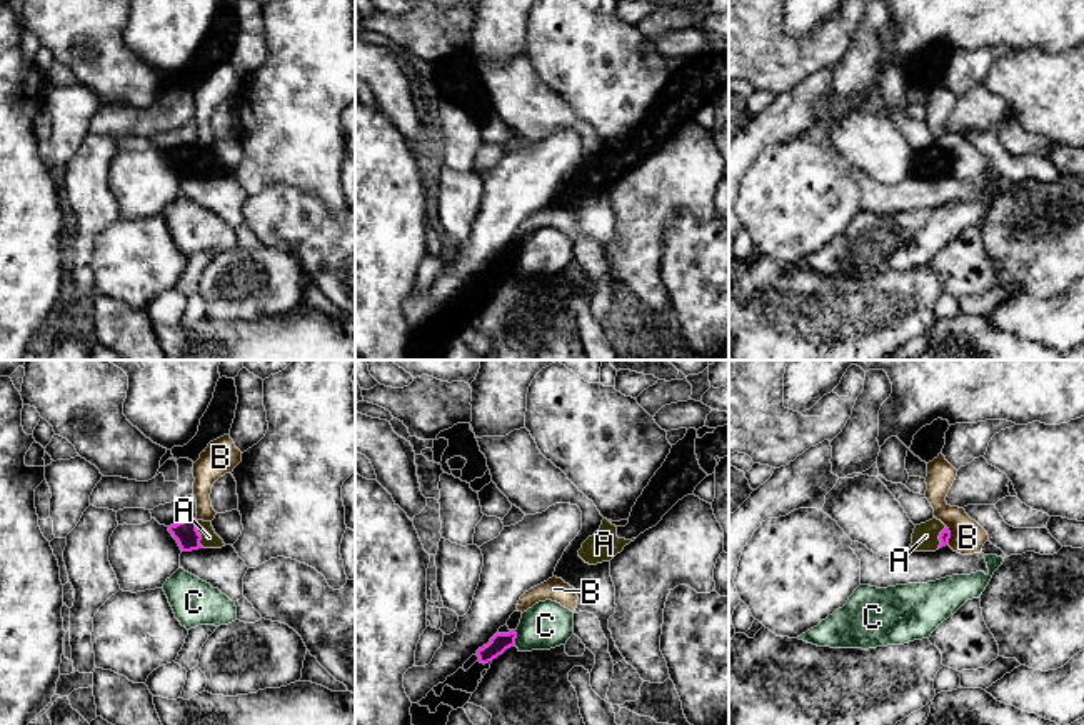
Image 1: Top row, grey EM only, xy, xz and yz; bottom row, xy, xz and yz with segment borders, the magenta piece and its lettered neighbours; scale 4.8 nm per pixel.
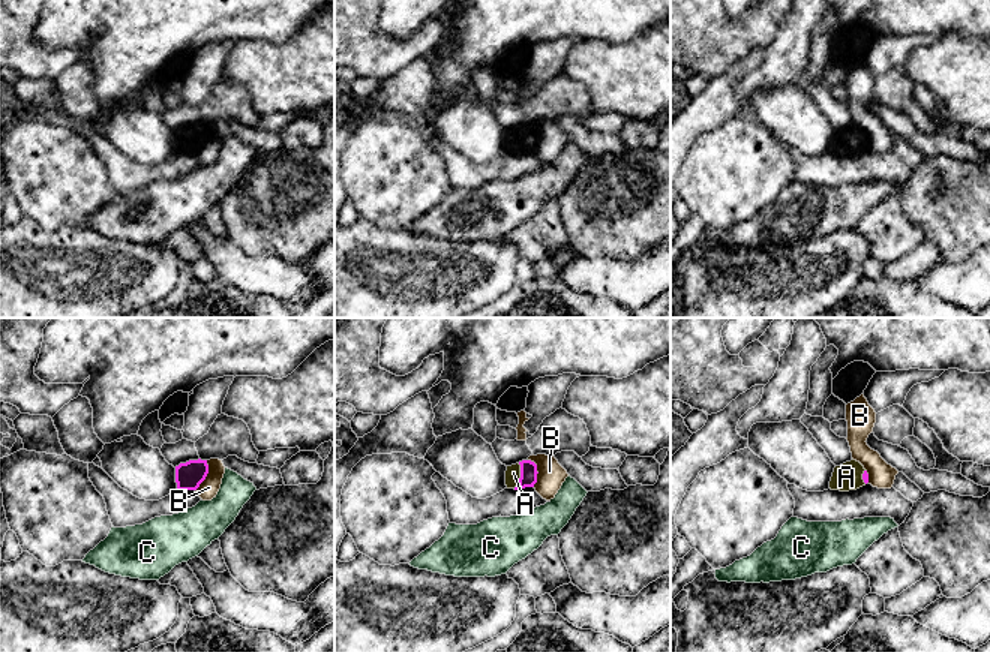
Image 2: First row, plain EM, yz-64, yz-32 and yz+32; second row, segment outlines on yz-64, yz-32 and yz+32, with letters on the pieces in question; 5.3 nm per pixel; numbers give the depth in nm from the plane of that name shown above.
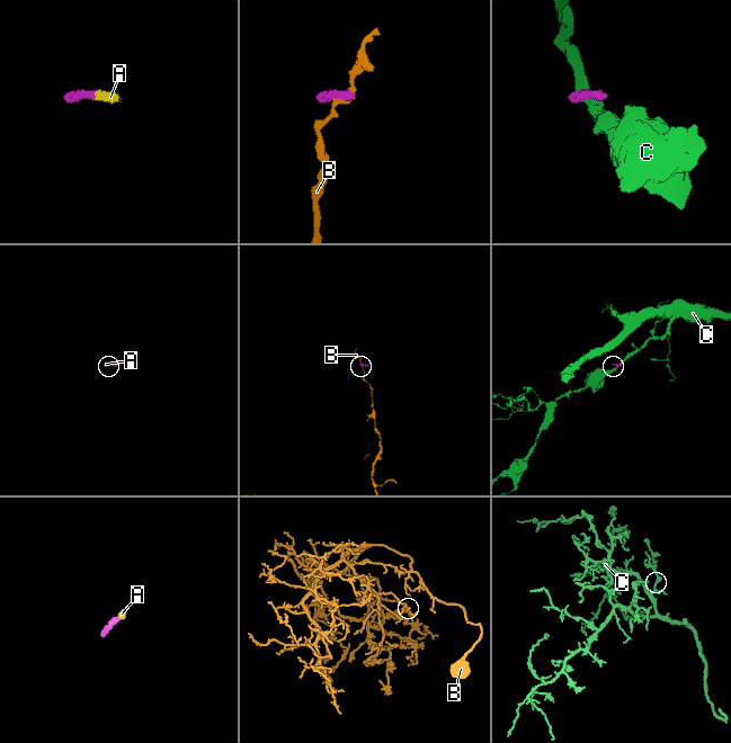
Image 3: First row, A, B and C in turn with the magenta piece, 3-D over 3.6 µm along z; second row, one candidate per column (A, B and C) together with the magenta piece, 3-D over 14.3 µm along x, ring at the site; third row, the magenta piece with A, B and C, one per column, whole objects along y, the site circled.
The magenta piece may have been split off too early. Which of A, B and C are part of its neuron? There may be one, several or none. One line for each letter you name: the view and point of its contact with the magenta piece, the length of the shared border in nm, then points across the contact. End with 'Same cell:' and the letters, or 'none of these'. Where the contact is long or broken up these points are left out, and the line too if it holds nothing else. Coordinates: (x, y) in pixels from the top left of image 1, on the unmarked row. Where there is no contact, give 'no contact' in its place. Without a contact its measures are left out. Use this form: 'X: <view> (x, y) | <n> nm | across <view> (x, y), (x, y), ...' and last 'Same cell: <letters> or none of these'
A: xy (199, 160) | 140 nm | across xy (185, 159), (199, 160), (209, 164)
Same cell: A

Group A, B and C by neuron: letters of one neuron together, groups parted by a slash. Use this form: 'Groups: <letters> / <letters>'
Groups: A / B / C

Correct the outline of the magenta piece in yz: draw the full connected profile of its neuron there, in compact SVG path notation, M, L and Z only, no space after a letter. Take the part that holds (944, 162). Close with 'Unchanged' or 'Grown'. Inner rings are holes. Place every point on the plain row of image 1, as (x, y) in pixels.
M937 145L916 152L912 160L912 177L916 178L936 178L949 170L951 158Z. Grown

